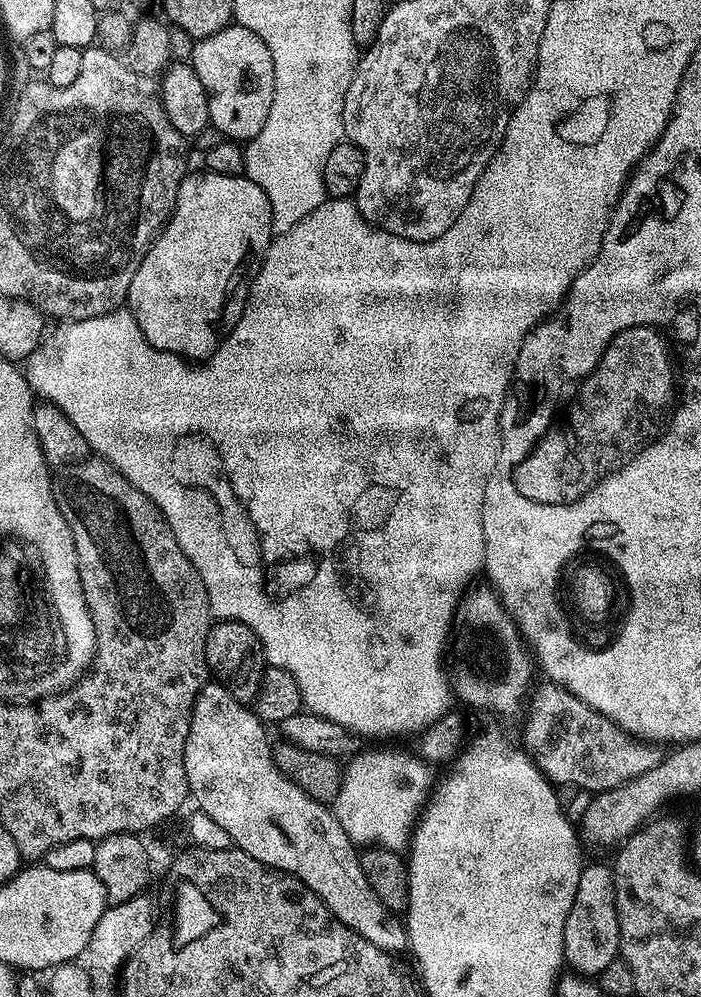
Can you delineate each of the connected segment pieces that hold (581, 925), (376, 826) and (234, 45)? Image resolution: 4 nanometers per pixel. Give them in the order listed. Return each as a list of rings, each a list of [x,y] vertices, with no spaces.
[[[585,863],[580,869],[578,890],[574,893],[574,906],[570,906],[570,914],[566,914],[564,964],[585,977],[596,978],[619,956],[620,923],[616,909],[614,874],[607,863]]]
[[[361,751],[347,761],[342,774],[342,783],[334,801],[336,821],[346,830],[346,834],[359,845],[372,845],[388,848],[399,853],[410,844],[412,829],[418,819],[418,813],[423,809],[433,787],[434,780],[428,777],[429,765],[419,758],[399,760],[386,752]]]
[[[232,22],[209,37],[197,39],[192,46],[190,63],[198,78],[202,78],[202,86],[208,91],[208,118],[211,127],[222,130],[222,134],[232,142],[253,140],[266,123],[266,114],[270,114],[270,102],[274,102],[274,58],[270,58],[266,42],[262,42],[258,34]]]

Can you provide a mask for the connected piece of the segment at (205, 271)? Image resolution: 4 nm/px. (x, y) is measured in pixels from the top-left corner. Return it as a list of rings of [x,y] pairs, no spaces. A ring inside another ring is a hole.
[[[199,171],[185,175],[180,183],[168,223],[153,240],[146,258],[142,258],[142,266],[138,266],[134,282],[130,282],[126,301],[127,311],[138,322],[150,346],[189,362],[207,362],[236,325],[238,318],[242,318],[260,263],[264,261],[274,239],[270,202],[262,186],[245,175],[227,176]]]

